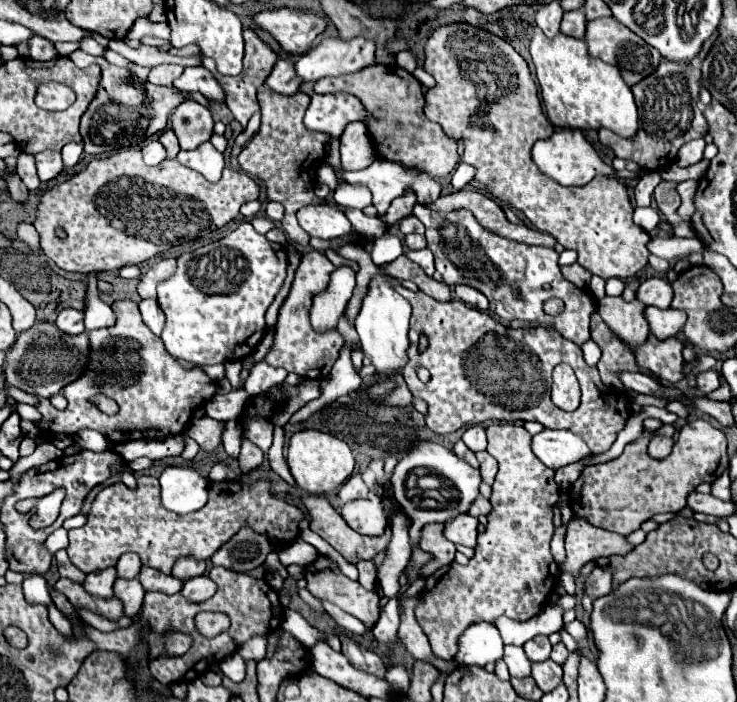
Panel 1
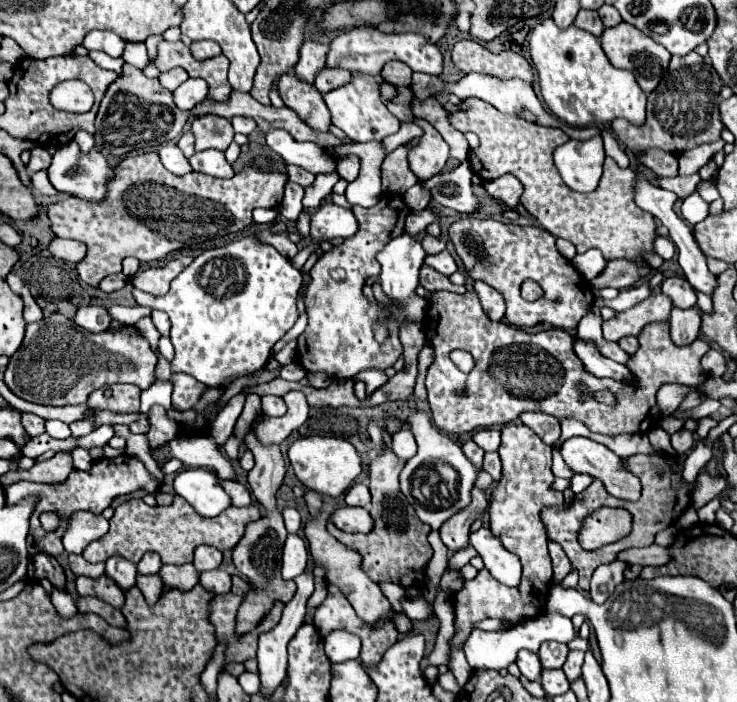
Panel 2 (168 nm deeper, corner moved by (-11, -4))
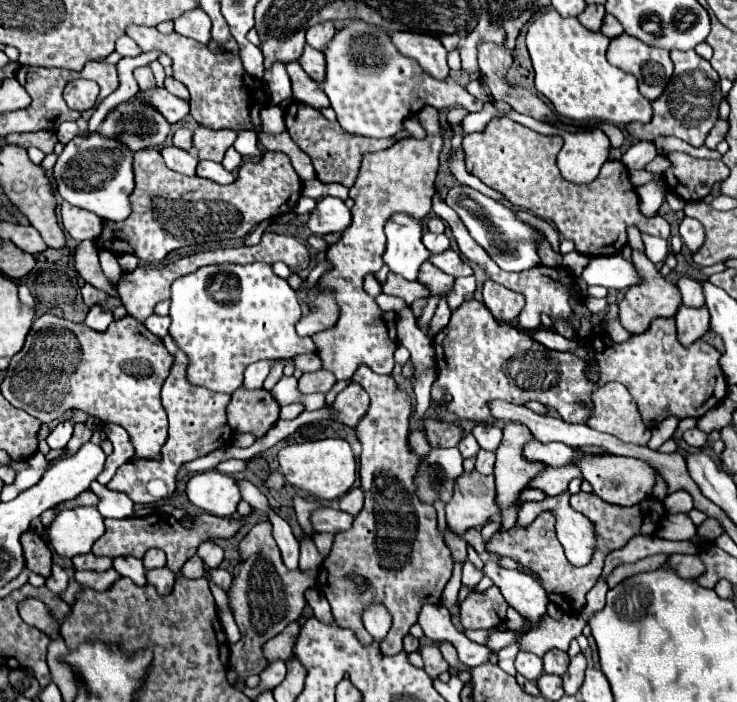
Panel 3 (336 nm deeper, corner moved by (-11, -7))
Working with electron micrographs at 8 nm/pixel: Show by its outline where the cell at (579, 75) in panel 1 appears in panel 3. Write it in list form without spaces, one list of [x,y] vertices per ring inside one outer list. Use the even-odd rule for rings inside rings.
[[[547,10],[535,22],[529,26],[527,32],[527,50],[533,60],[535,68],[535,88],[549,98],[553,104],[555,112],[563,118],[575,120],[579,124],[601,124],[601,122],[611,122],[611,124],[627,124],[627,122],[649,122],[653,112],[651,112],[651,102],[641,96],[637,90],[637,80],[633,74],[627,74],[615,66],[611,66],[605,58],[609,46],[609,38],[603,36],[601,32],[589,32],[579,24],[577,18],[561,18],[555,10]]]

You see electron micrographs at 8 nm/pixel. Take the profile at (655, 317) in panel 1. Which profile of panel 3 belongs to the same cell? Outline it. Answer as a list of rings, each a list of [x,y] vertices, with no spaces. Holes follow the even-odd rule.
[[[679,306],[677,314],[677,338],[683,346],[691,346],[709,330],[709,312],[707,306],[703,308],[687,308]]]

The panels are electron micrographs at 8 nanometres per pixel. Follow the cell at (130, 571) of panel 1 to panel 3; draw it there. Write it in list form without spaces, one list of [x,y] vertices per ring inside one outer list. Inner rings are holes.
[[[149,550],[145,554],[145,558],[143,558],[143,566],[147,570],[151,570],[151,568],[163,568],[165,566],[165,554],[161,550]]]

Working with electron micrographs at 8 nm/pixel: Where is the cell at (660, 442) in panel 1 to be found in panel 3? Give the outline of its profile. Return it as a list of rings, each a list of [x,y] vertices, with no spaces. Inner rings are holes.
[[[693,428],[693,430],[687,430],[687,432],[683,434],[683,440],[685,440],[685,444],[691,446],[691,448],[701,448],[701,446],[707,444],[707,434],[703,434],[703,432],[699,432],[697,428]]]

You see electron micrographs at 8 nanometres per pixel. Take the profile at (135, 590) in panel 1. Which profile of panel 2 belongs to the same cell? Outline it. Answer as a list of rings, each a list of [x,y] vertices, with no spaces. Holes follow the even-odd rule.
[[[137,575],[137,587],[141,589],[141,593],[145,595],[145,601],[149,605],[155,605],[159,595],[165,589],[165,585],[163,585],[159,575]]]

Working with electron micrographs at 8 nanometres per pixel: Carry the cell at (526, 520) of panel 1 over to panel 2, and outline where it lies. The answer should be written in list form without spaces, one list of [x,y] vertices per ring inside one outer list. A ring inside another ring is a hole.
[[[509,423],[501,429],[499,457],[503,473],[499,485],[491,493],[489,517],[493,521],[493,533],[497,533],[497,539],[515,555],[519,555],[523,563],[523,581],[517,589],[511,589],[493,579],[491,573],[487,573],[487,569],[479,571],[479,575],[473,581],[465,581],[465,587],[459,593],[451,595],[451,603],[457,617],[457,633],[451,643],[453,647],[463,645],[473,629],[473,623],[481,619],[501,619],[517,625],[541,615],[545,609],[549,583],[553,579],[551,557],[547,551],[547,535],[539,519],[539,511],[547,505],[563,507],[565,501],[563,493],[551,489],[551,483],[555,479],[555,475],[551,473],[551,447],[545,445],[539,439],[539,435],[535,435],[529,427],[521,423]]]

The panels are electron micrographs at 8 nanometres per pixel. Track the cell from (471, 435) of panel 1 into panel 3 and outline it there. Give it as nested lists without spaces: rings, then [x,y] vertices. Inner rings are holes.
[[[477,424],[473,428],[473,436],[483,450],[497,450],[501,442],[501,426],[497,424]]]

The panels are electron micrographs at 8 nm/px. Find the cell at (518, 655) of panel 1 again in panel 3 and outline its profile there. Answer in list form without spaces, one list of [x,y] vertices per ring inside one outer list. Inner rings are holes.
[[[519,652],[517,660],[515,660],[515,668],[521,676],[525,676],[527,680],[535,682],[541,674],[543,674],[543,662],[539,656],[531,654],[531,652]]]

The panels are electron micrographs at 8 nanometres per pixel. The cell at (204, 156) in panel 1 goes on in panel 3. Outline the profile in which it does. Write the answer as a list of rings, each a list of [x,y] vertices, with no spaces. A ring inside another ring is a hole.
[[[201,160],[197,164],[197,174],[201,178],[207,178],[207,180],[213,180],[219,184],[231,184],[235,180],[233,174],[227,172],[219,162],[207,162],[207,160]]]

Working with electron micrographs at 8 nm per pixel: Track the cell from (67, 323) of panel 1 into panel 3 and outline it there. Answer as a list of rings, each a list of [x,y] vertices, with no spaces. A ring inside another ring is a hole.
[[[93,306],[91,310],[89,310],[89,314],[87,314],[87,318],[85,318],[85,326],[89,326],[89,328],[93,328],[93,330],[99,330],[99,332],[103,332],[109,324],[113,322],[113,312],[109,310],[109,308],[105,308],[105,306]]]

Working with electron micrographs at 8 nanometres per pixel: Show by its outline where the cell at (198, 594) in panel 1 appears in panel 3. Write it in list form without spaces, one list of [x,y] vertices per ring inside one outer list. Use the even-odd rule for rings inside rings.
[[[215,568],[215,570],[209,570],[209,580],[217,586],[221,586],[225,592],[229,592],[231,588],[231,574],[223,568]]]

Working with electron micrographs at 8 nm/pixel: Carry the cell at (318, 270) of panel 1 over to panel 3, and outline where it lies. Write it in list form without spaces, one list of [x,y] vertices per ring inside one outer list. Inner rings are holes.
[[[427,106],[423,110],[419,110],[415,114],[421,122],[421,126],[425,128],[427,136],[423,140],[415,140],[415,138],[401,138],[395,140],[395,144],[387,150],[381,152],[373,152],[367,154],[363,158],[359,176],[351,188],[351,198],[355,202],[355,206],[351,208],[353,214],[353,222],[347,228],[347,232],[343,232],[341,240],[337,244],[333,244],[327,250],[327,262],[329,262],[329,270],[319,278],[319,290],[321,292],[331,292],[335,296],[335,302],[339,306],[339,320],[335,326],[325,328],[317,334],[313,334],[313,342],[317,346],[317,354],[321,358],[321,364],[325,370],[333,372],[337,380],[349,380],[355,372],[355,368],[359,364],[367,364],[373,372],[377,374],[391,374],[395,362],[393,362],[393,352],[397,348],[397,330],[395,312],[383,312],[377,302],[363,290],[363,280],[367,274],[377,274],[383,266],[383,248],[385,248],[385,224],[387,220],[397,214],[397,212],[407,212],[409,216],[413,216],[415,220],[425,220],[427,214],[431,212],[431,200],[435,194],[435,176],[439,170],[439,156],[441,156],[441,148],[443,148],[443,138],[441,138],[441,130],[439,130],[439,116],[437,110]]]

